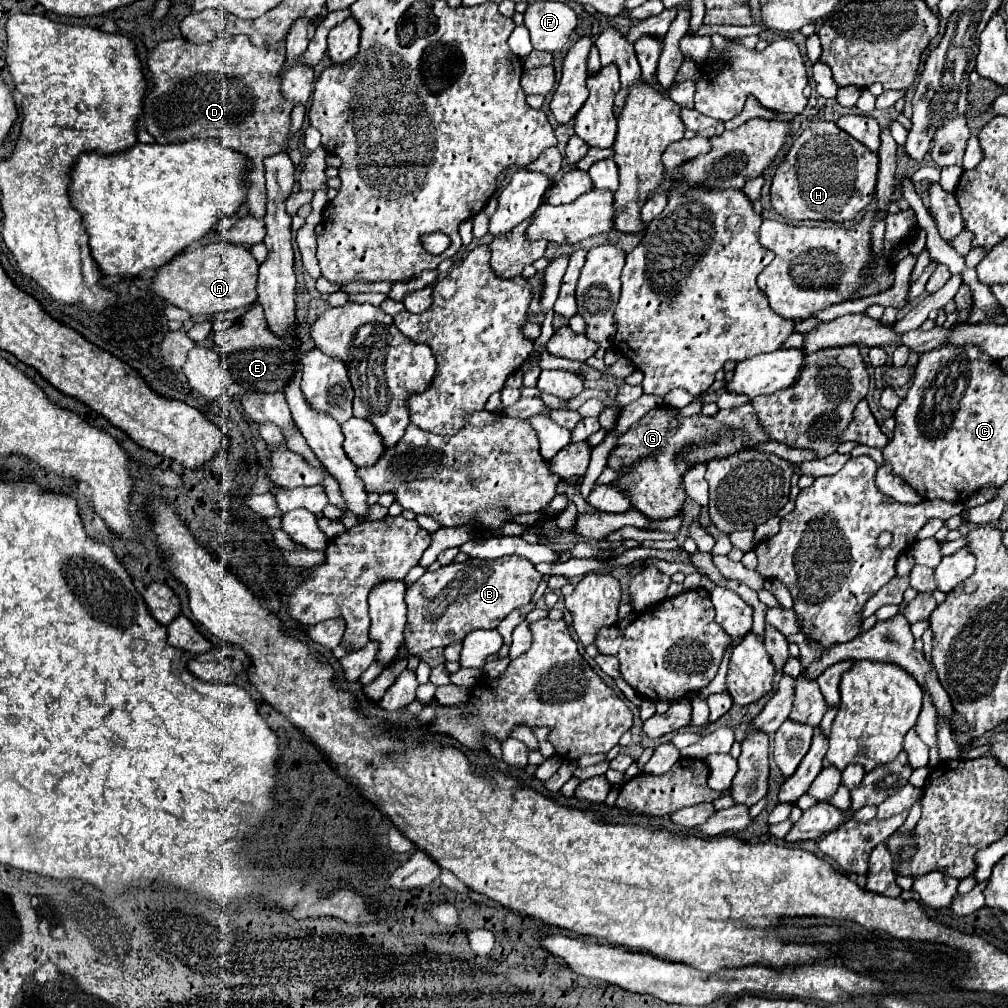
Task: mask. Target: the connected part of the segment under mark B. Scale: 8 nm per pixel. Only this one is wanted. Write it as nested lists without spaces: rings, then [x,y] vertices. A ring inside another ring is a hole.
[[[503,556],[497,560],[479,560],[479,558],[467,558],[461,564],[447,564],[441,566],[437,572],[425,572],[415,584],[407,588],[405,604],[407,604],[407,626],[405,626],[405,646],[411,656],[423,654],[431,648],[445,648],[453,642],[463,640],[473,630],[493,630],[499,626],[499,622],[513,612],[515,608],[521,608],[531,602],[537,584],[541,580],[541,574],[535,570],[535,566],[523,558],[523,556]]]

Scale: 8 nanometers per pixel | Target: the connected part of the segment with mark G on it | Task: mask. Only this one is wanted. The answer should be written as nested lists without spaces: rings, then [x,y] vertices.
[[[751,402],[737,408],[719,410],[715,416],[705,416],[703,412],[695,416],[679,416],[675,408],[661,404],[649,410],[627,432],[617,436],[617,446],[609,454],[607,466],[615,472],[629,468],[629,472],[619,476],[613,484],[629,496],[631,508],[655,522],[681,514],[685,504],[683,476],[689,470],[689,464],[705,464],[765,442],[769,442],[769,436],[765,436]]]

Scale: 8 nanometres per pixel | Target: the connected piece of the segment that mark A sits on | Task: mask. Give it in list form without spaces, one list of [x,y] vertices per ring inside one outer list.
[[[233,242],[197,246],[195,250],[183,252],[175,256],[169,264],[161,266],[149,290],[157,298],[183,308],[189,314],[205,316],[231,312],[253,304],[253,296],[257,296],[257,268],[259,264],[247,246],[239,246]]]

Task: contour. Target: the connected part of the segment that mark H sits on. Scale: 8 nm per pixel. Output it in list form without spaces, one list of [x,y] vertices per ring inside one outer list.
[[[815,122],[795,138],[771,184],[771,204],[787,220],[847,222],[869,206],[877,182],[877,154],[841,132],[835,122]]]

